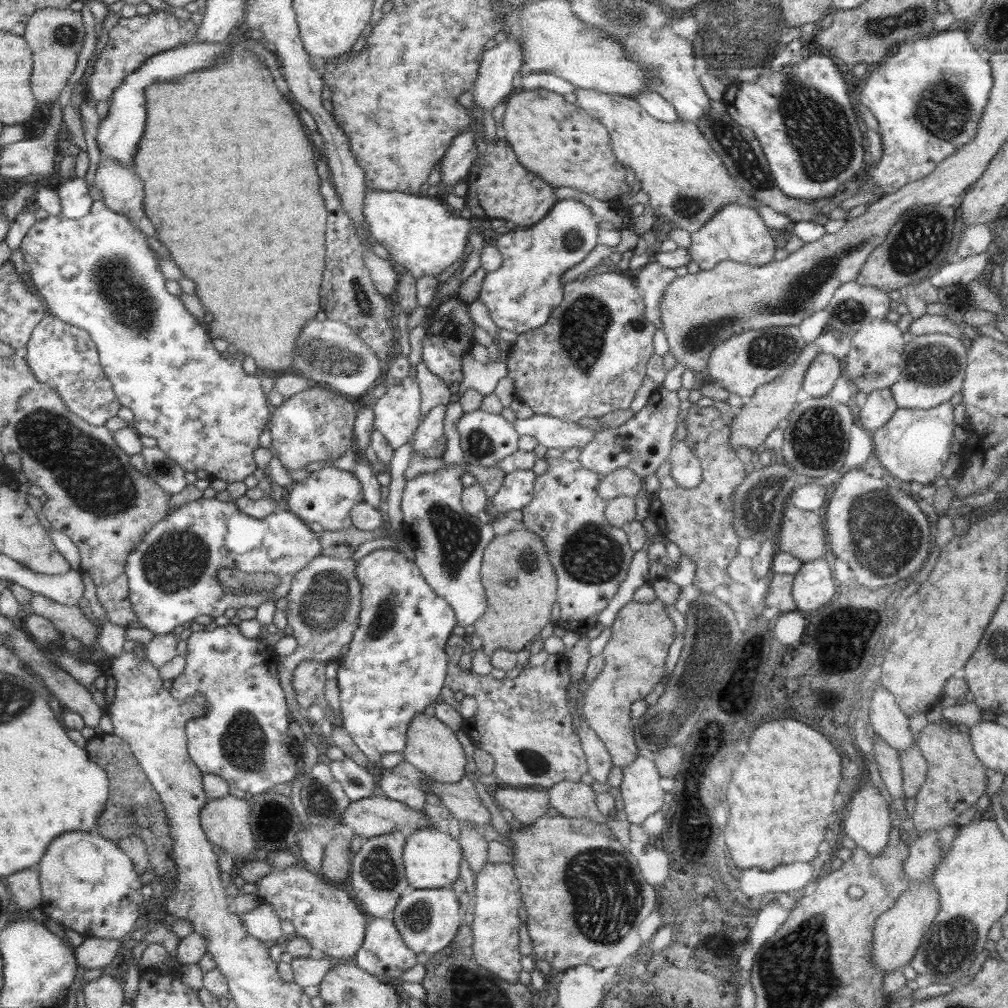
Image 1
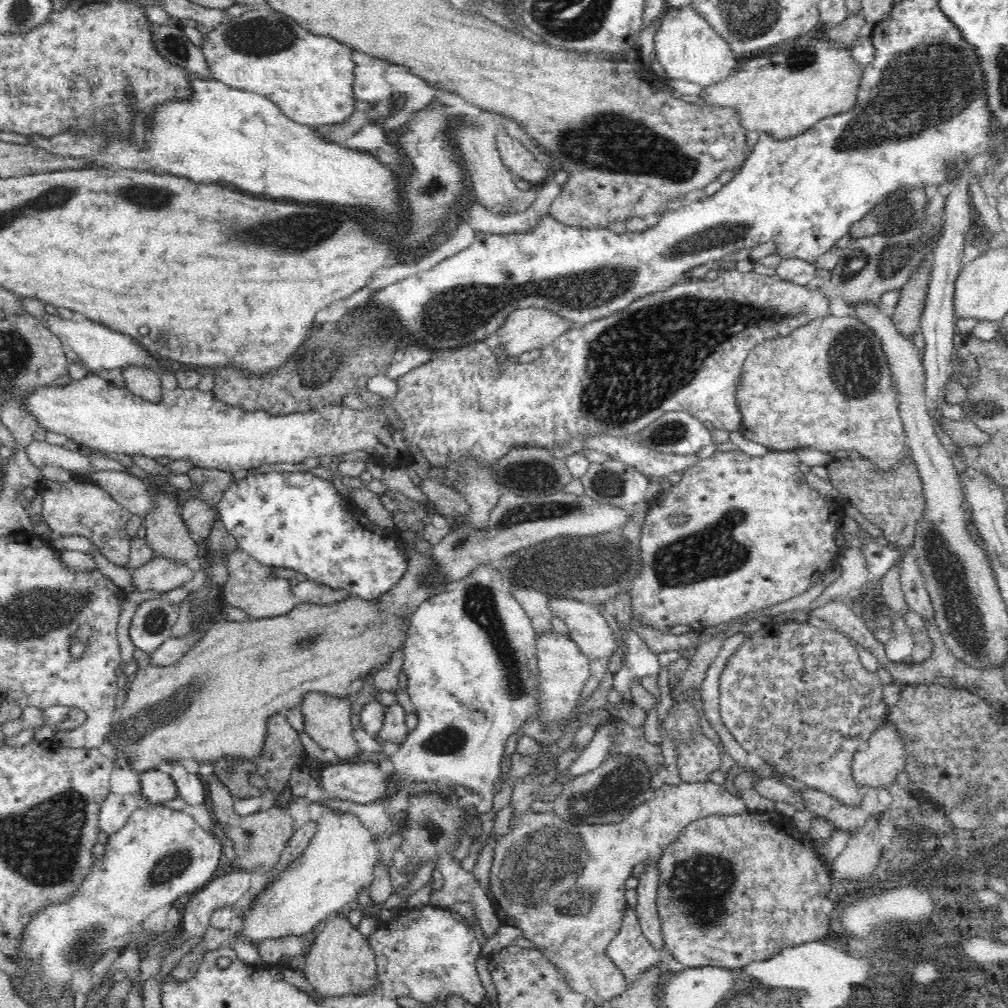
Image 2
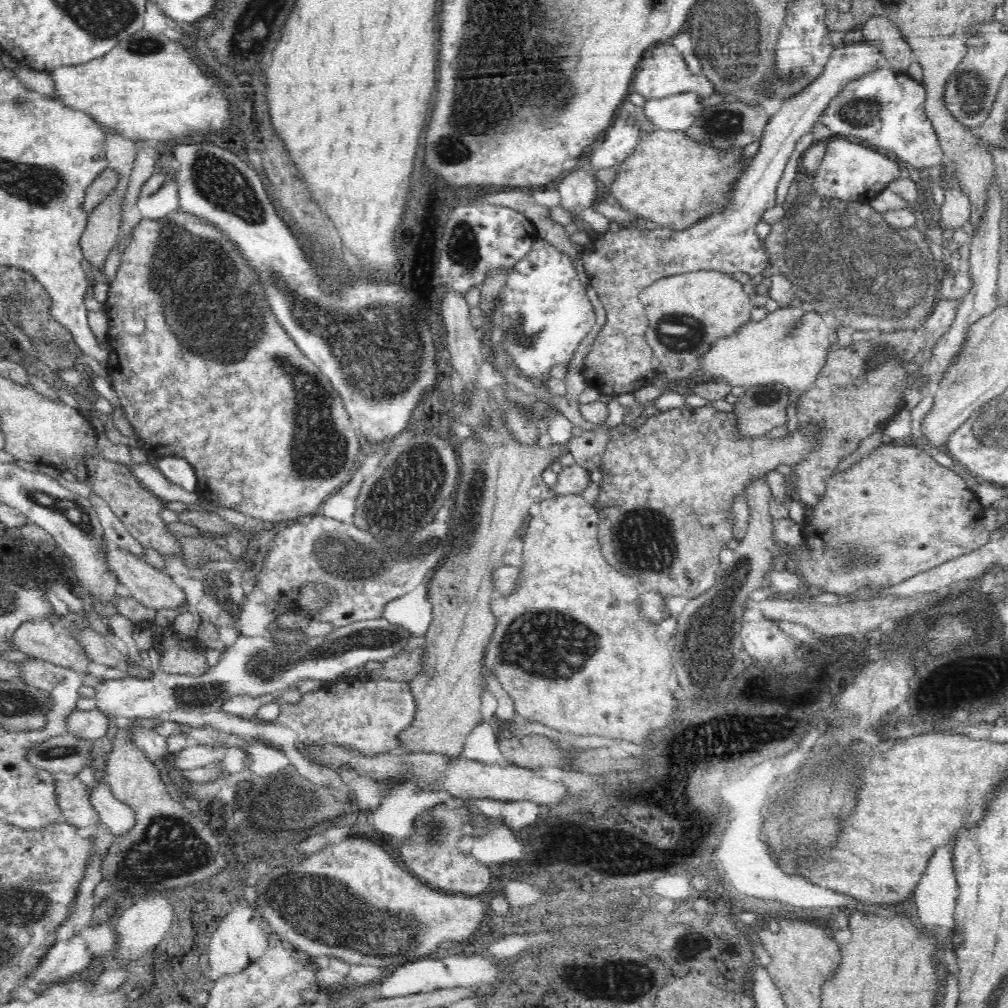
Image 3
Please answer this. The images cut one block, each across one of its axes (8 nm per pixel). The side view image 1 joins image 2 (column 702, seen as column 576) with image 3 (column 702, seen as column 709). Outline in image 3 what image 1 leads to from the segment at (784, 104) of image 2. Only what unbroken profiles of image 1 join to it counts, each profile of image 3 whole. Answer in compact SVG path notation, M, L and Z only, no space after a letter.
M686 131L644 132L634 150L618 166L608 192L630 216L651 220L672 230L686 230L694 222L726 210L730 190L750 162L750 157L740 157L741 152L742 148L722 151L710 143L698 143L686 135Z

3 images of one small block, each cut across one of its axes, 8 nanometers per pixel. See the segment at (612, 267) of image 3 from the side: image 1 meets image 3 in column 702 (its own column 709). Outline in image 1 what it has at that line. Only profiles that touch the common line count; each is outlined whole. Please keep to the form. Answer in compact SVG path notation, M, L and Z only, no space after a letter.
M728 203L721 206L700 230L691 233L691 245L687 249L691 260L702 270L708 271L724 260L764 266L774 260L777 248L774 232L766 226L756 209L740 203Z

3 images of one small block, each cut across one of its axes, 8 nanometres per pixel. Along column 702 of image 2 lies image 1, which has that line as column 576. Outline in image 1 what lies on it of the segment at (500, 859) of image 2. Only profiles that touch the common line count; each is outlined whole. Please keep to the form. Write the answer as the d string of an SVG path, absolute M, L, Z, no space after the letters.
M562 781L546 790L550 806L568 818L588 818L595 824L608 821L596 807L596 793L582 782Z

